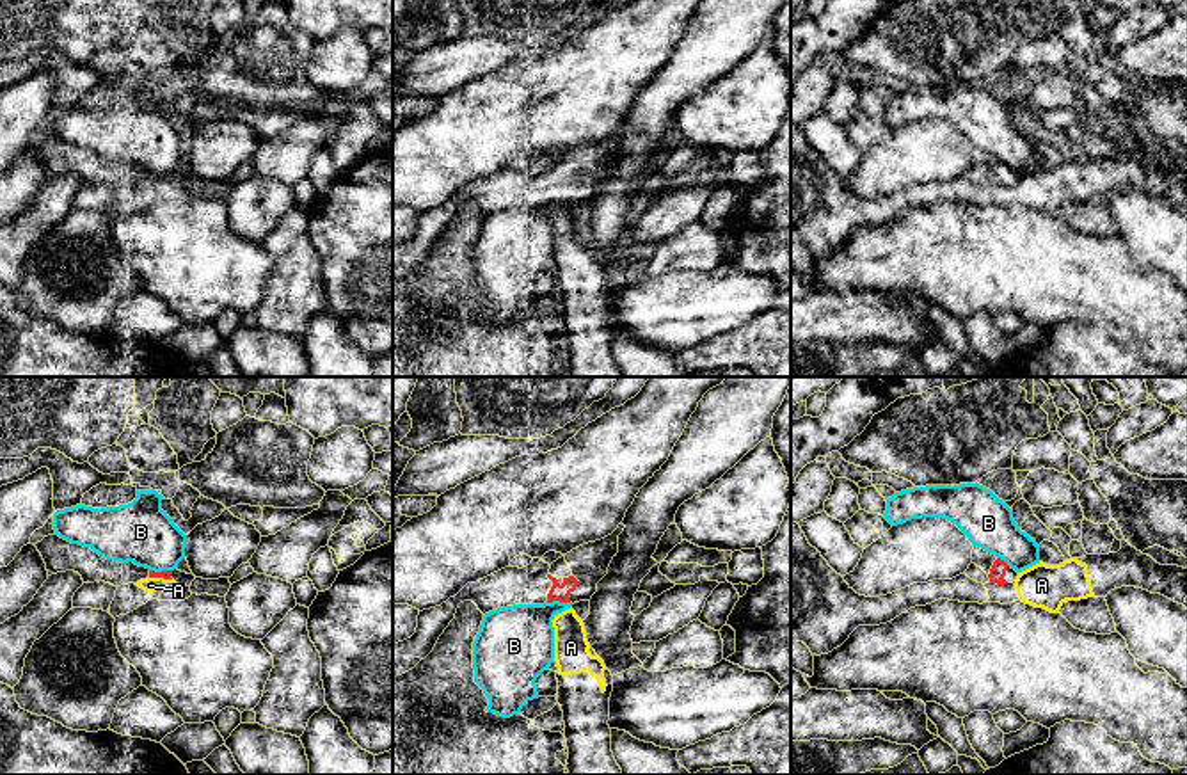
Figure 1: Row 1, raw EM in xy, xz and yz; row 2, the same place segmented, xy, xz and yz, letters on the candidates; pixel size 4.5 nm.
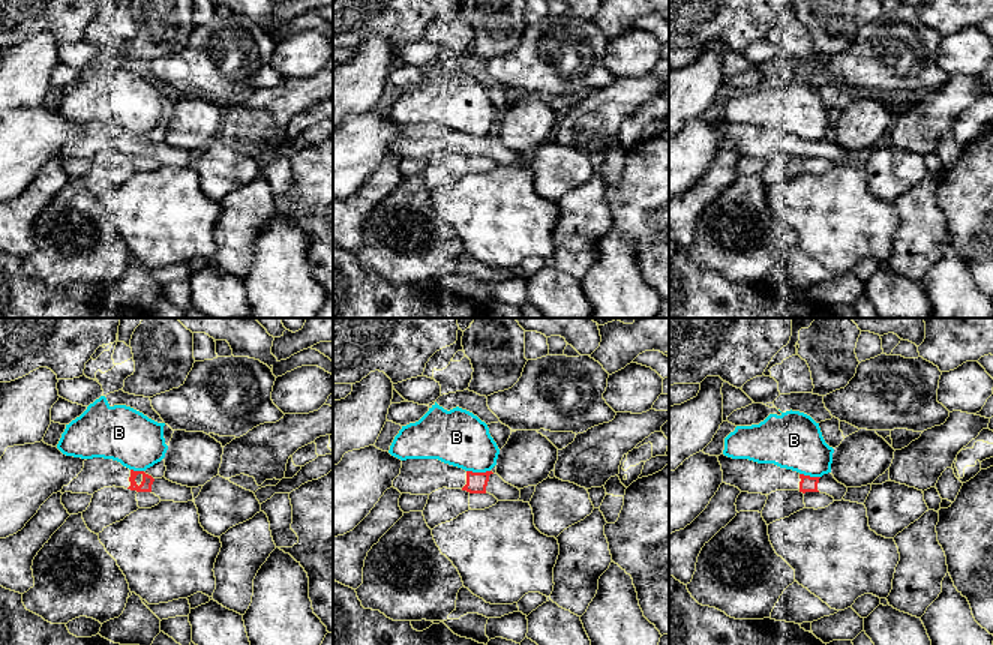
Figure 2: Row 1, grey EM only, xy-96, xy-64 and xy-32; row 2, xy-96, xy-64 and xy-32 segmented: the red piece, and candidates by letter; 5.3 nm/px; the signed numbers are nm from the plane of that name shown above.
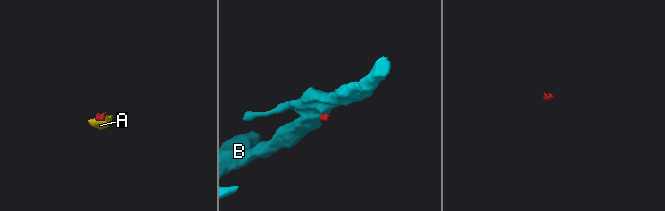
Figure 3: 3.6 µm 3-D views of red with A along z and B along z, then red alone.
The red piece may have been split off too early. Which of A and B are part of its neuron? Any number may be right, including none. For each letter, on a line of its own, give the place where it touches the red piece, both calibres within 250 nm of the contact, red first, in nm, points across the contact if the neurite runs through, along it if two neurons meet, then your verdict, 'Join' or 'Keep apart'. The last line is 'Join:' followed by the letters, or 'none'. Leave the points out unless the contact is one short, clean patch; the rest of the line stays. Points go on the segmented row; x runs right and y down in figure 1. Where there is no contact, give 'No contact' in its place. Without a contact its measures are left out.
A: Touches red at xy (160, 576). Thickness 50 nm (red) against 70 nm. Boundary: xy (150, 576), (171, 580). Keep apart
B: Touches red at xz (558, 599). Thickness 80 nm (red) against 320 nm. Keep apart
Join: none

